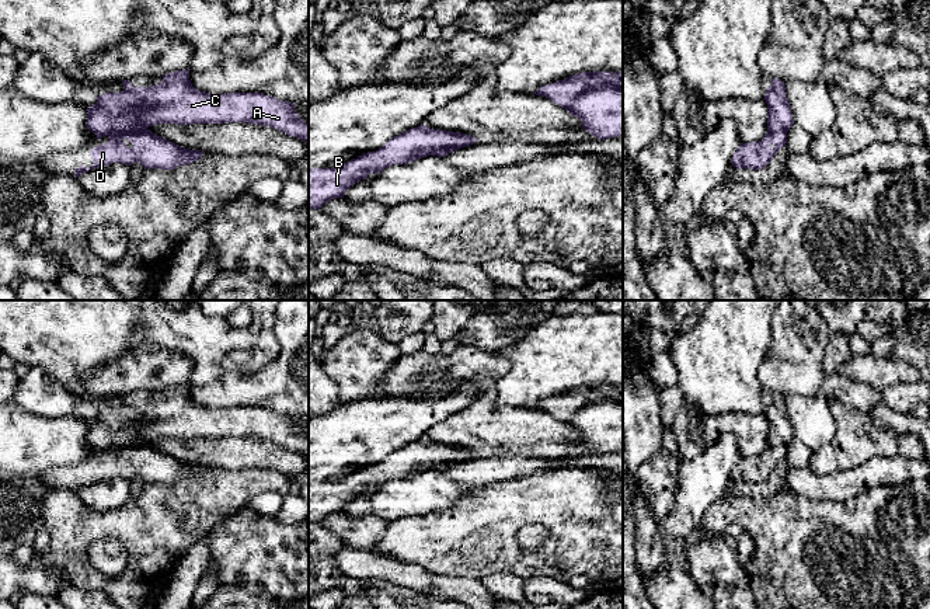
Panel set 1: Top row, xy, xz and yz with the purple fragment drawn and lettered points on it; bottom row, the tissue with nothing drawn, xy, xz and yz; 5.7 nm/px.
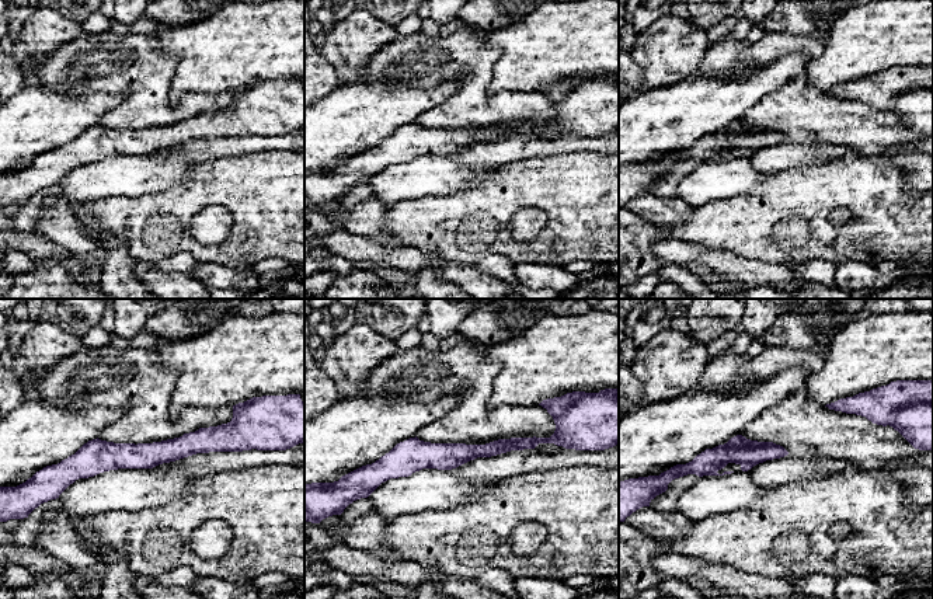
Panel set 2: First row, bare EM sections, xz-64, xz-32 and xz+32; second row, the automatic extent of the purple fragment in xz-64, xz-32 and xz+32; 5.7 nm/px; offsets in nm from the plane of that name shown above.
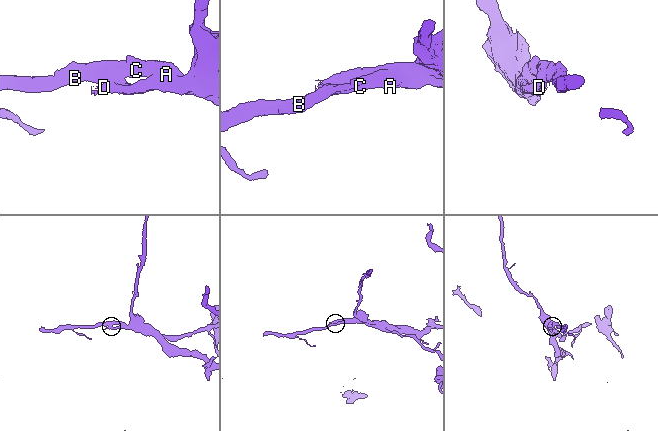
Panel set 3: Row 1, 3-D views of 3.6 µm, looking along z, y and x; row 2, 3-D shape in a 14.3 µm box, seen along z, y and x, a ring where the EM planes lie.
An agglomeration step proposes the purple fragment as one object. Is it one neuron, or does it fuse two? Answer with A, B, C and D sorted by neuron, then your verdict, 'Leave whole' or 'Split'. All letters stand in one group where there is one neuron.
Groups: A B C / D. Split

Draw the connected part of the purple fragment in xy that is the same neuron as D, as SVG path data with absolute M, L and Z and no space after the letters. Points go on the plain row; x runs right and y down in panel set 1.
M147 442L130 446L108 446L98 449L97 453L107 450L109 455L93 463L90 470L94 480L105 481L112 477L132 480L140 477L146 483L174 484L178 480L191 478L203 469L201 464L181 462Z

